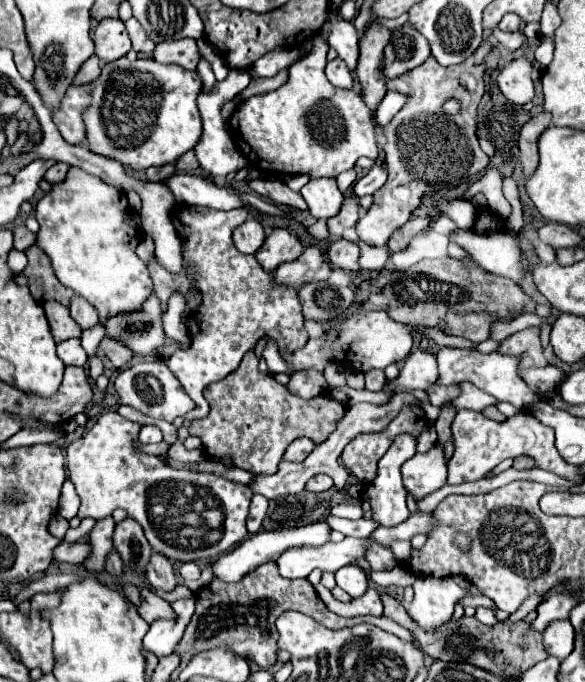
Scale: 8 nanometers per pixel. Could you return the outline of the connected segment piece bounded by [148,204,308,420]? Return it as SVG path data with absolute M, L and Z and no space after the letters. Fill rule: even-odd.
M178 204L170 212L172 224L182 240L182 256L184 270L180 274L172 274L162 268L156 258L150 260L148 270L154 280L154 294L160 304L164 304L164 312L168 306L168 298L174 292L180 292L186 300L184 324L192 336L192 344L186 352L176 352L168 360L168 368L180 380L186 394L194 400L196 408L186 416L188 420L204 418L210 412L202 390L226 378L240 366L240 360L246 352L250 352L258 338L270 336L276 340L278 348L284 352L294 352L308 342L308 334L304 330L302 306L298 300L298 292L292 286L276 284L272 274L262 270L254 256L246 256L236 250L232 232L236 226L248 220L246 208L218 212L200 206ZM188 266L196 268L194 280L186 276Z

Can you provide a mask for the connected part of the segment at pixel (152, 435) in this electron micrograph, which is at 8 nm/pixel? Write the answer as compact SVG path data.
M146 424L140 432L140 442L142 444L150 444L150 442L162 442L162 432L158 426L154 424Z

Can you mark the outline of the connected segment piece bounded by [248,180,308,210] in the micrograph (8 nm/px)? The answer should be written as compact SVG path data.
M250 180L248 186L258 192L260 196L266 196L270 200L274 200L276 204L284 204L284 206L292 206L298 210L306 210L306 202L298 192L292 192L284 182L280 180Z

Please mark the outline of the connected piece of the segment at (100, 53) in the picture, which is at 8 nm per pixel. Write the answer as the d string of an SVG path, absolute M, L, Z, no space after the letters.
M102 20L94 30L94 48L96 56L108 64L130 52L130 38L122 20Z

